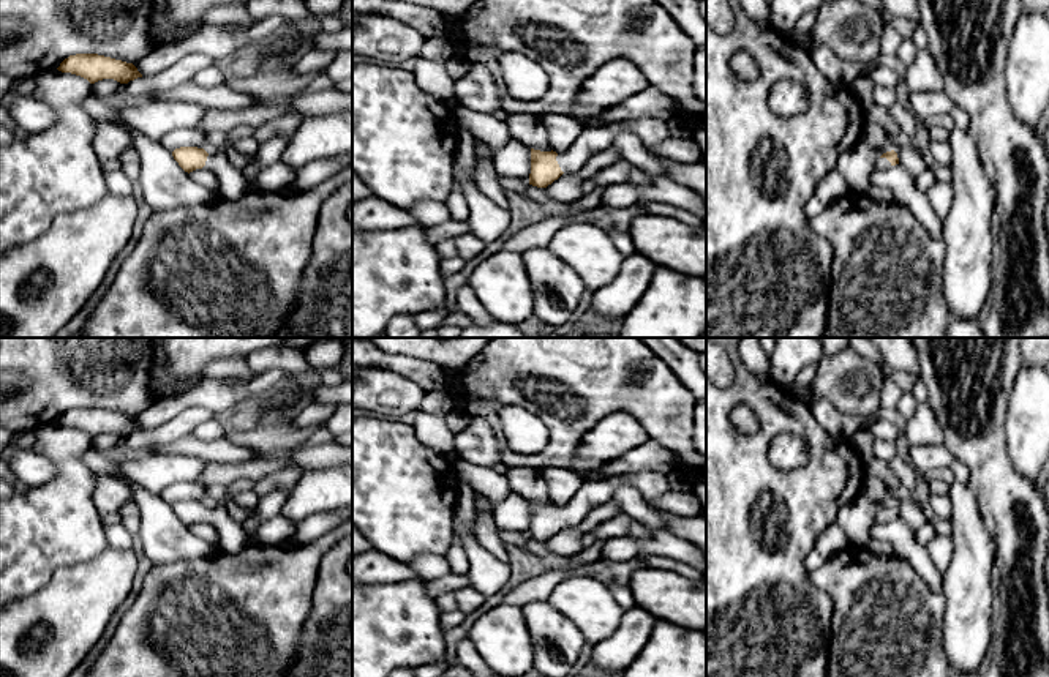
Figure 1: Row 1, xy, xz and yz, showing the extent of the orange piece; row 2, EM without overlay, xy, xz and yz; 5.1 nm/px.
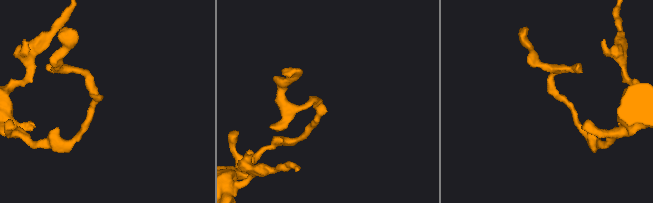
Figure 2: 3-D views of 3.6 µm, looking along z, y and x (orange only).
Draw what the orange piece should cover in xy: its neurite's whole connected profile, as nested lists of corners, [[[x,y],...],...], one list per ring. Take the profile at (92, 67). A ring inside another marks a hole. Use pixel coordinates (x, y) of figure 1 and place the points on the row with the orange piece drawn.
[[[76,54],[65,58],[57,68],[62,73],[71,73],[95,84],[103,79],[114,79],[128,84],[142,74],[133,63],[115,60],[98,54]]]

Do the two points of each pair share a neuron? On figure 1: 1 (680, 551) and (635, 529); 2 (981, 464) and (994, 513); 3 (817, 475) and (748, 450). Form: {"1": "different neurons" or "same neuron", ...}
{"1": "same neuron", "2": "same neuron", "3": "same neuron"}

